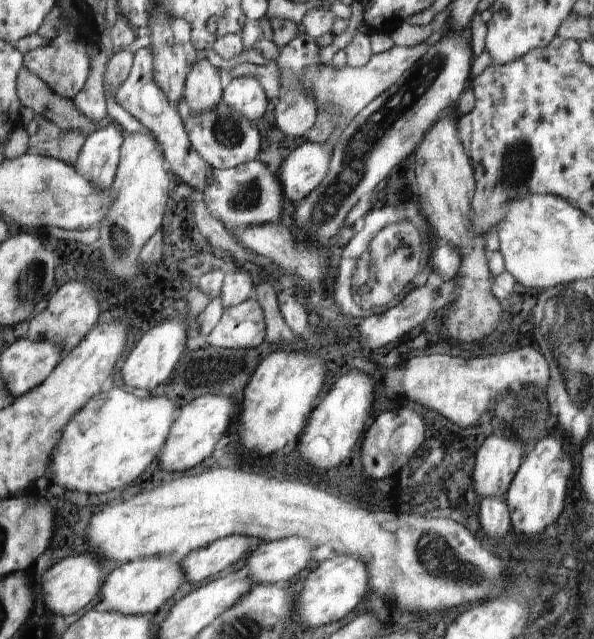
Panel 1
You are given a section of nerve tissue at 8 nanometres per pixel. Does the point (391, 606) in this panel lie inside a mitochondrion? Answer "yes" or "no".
no

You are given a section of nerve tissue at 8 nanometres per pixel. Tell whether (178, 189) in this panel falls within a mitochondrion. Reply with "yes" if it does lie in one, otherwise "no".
no

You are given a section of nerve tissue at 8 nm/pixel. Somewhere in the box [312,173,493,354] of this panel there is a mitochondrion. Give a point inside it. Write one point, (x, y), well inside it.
(377, 273)

